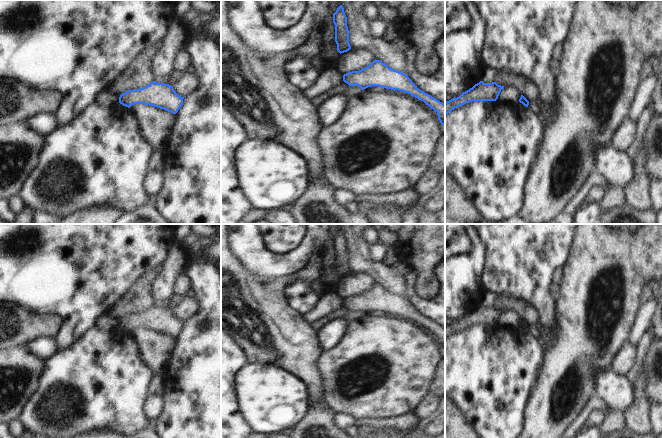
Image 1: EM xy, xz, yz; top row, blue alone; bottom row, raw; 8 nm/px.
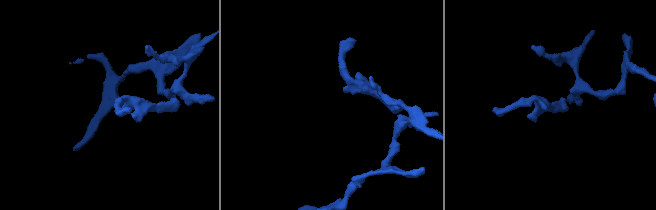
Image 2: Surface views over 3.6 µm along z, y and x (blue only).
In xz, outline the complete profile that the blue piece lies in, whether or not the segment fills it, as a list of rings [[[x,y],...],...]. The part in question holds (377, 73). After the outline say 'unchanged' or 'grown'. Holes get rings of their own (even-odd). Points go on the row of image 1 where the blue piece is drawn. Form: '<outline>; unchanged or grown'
[[[374,60],[369,66],[343,75],[343,81],[349,86],[357,85],[362,90],[379,86],[410,94],[423,101],[438,114],[438,120],[445,125],[445,104],[417,88],[407,74],[388,67],[380,60]]]; unchanged

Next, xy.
[[[153,81],[143,88],[122,93],[119,103],[128,108],[134,104],[152,105],[176,114],[183,104],[183,99],[171,85]]]; unchanged

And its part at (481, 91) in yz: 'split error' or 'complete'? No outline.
complete

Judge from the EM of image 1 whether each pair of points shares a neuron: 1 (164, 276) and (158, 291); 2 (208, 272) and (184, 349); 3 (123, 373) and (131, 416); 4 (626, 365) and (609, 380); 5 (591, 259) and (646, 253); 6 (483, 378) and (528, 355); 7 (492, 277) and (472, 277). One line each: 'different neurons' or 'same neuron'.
1: same neuron
2: same neuron
3: same neuron
4: different neurons
5: same neuron
6: same neuron
7: different neurons

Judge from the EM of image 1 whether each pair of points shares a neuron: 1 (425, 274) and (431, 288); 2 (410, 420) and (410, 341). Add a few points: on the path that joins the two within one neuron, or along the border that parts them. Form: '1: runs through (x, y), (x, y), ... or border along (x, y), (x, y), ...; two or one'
1: runs through (425, 277), (428, 285); one
2: border along (412, 411), (387, 418); two

